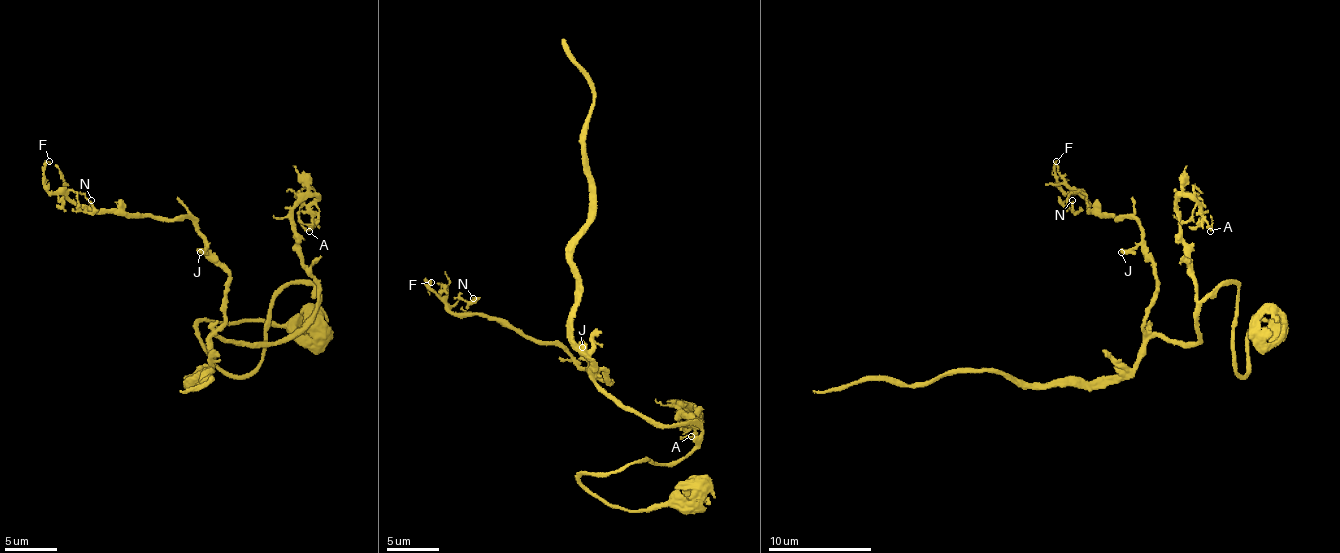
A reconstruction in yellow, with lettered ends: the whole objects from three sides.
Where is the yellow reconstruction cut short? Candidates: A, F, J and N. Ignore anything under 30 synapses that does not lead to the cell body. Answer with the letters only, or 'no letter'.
no letter

